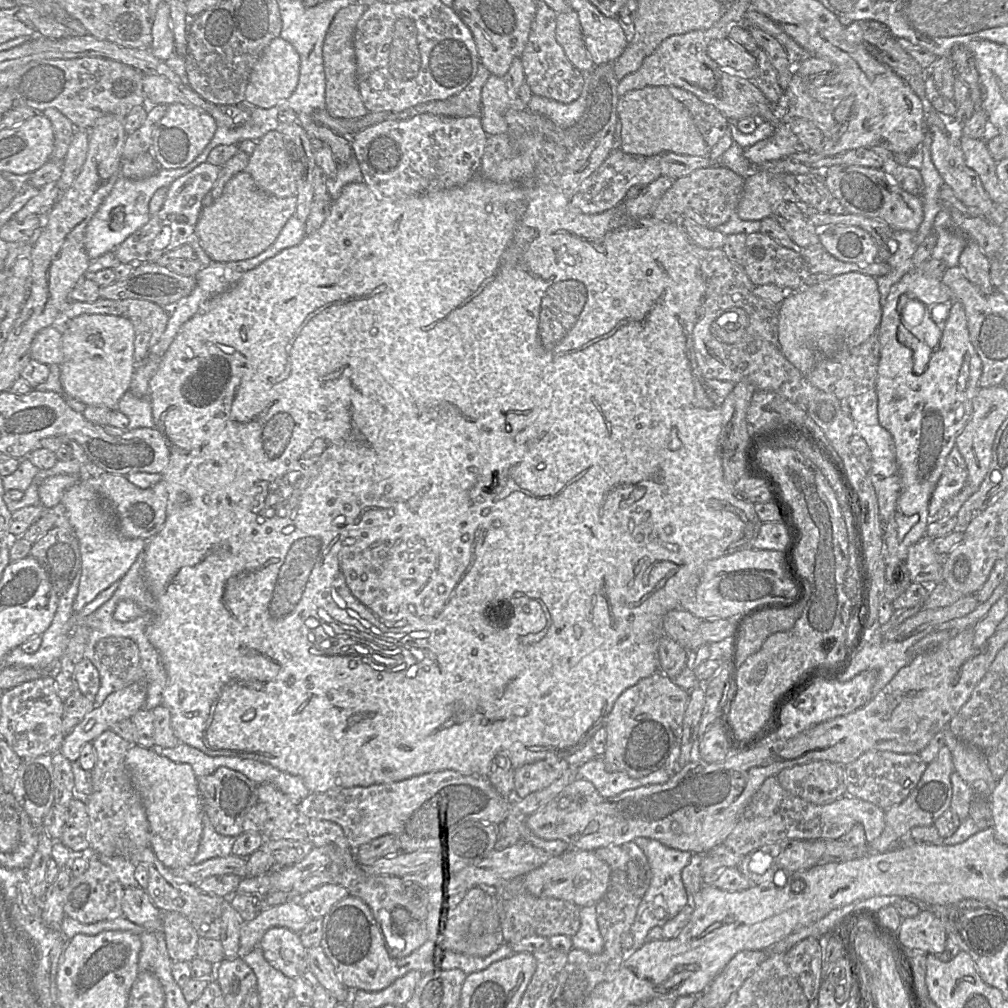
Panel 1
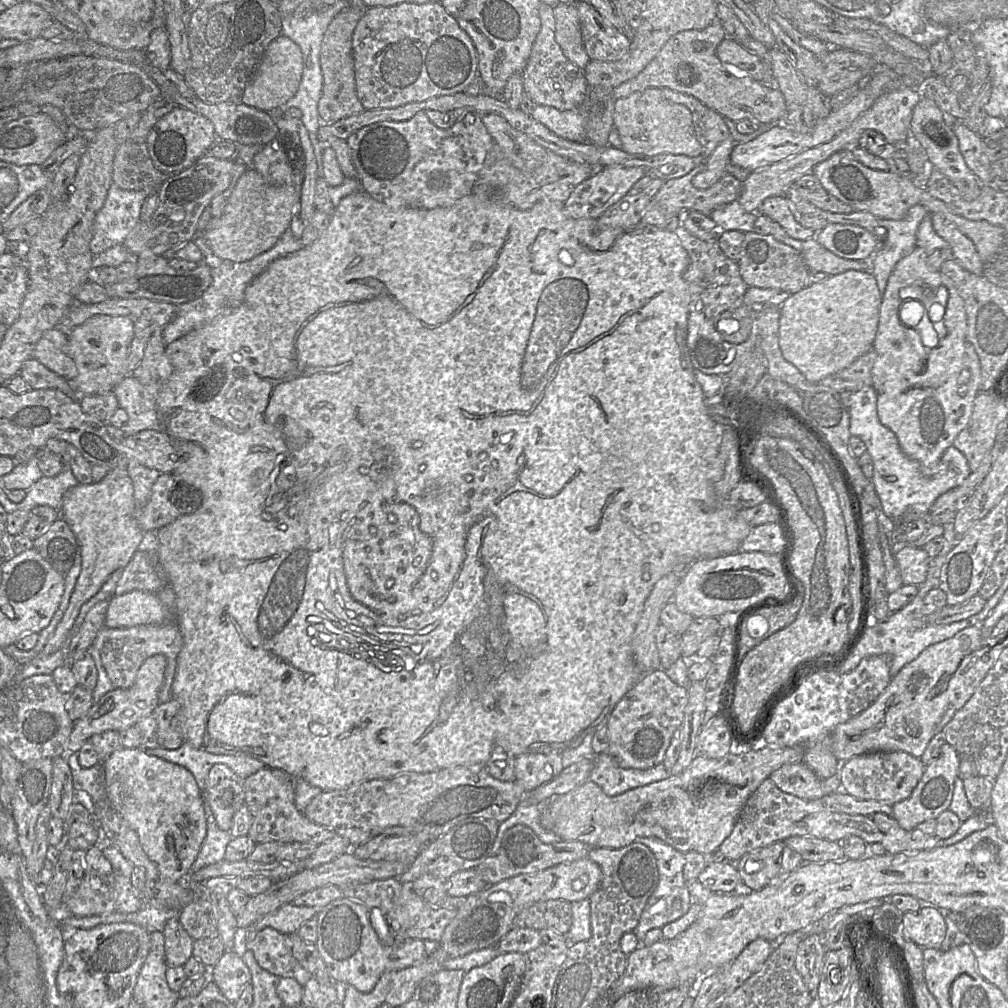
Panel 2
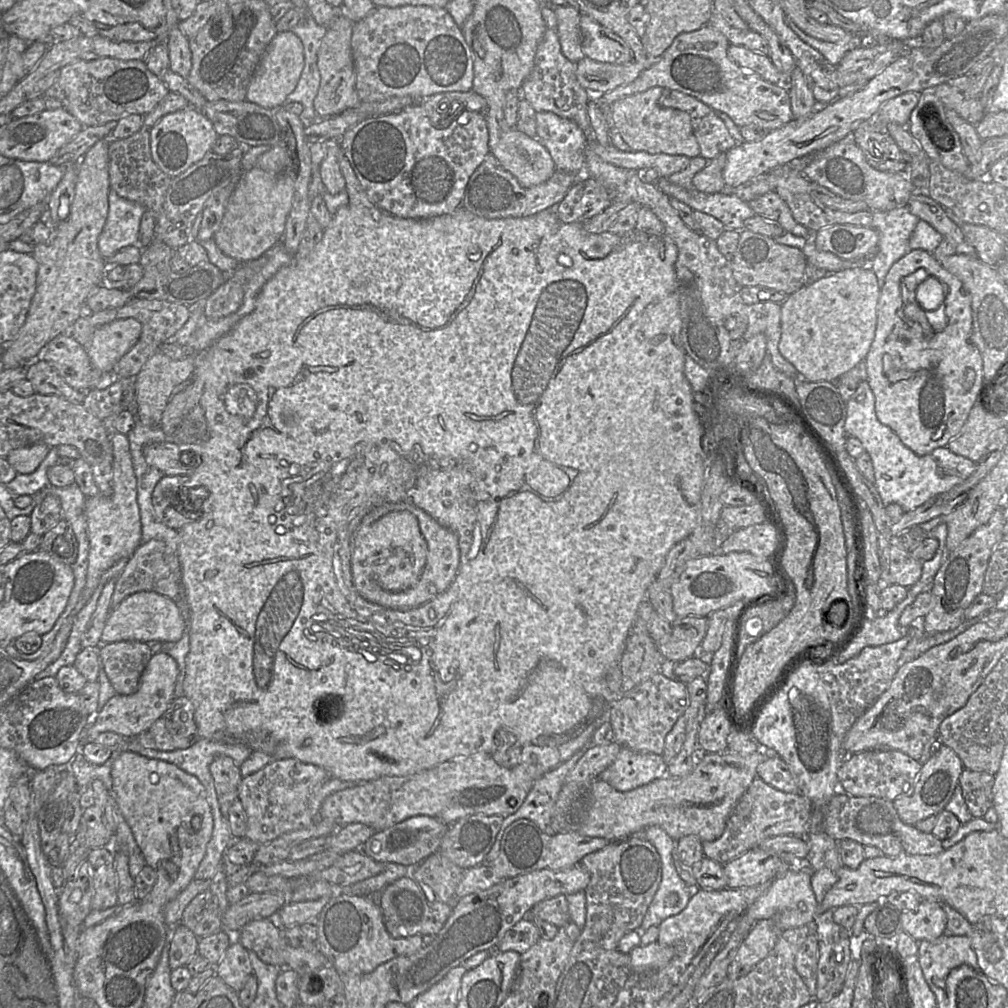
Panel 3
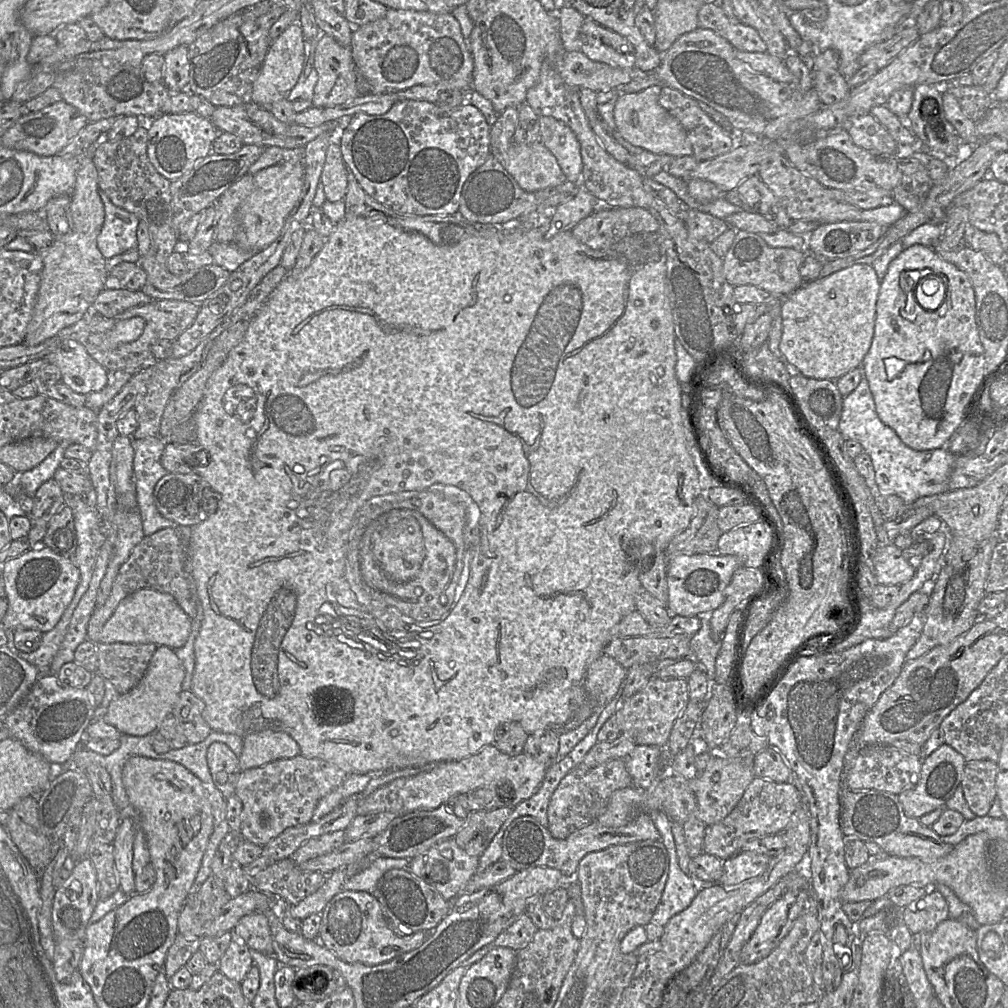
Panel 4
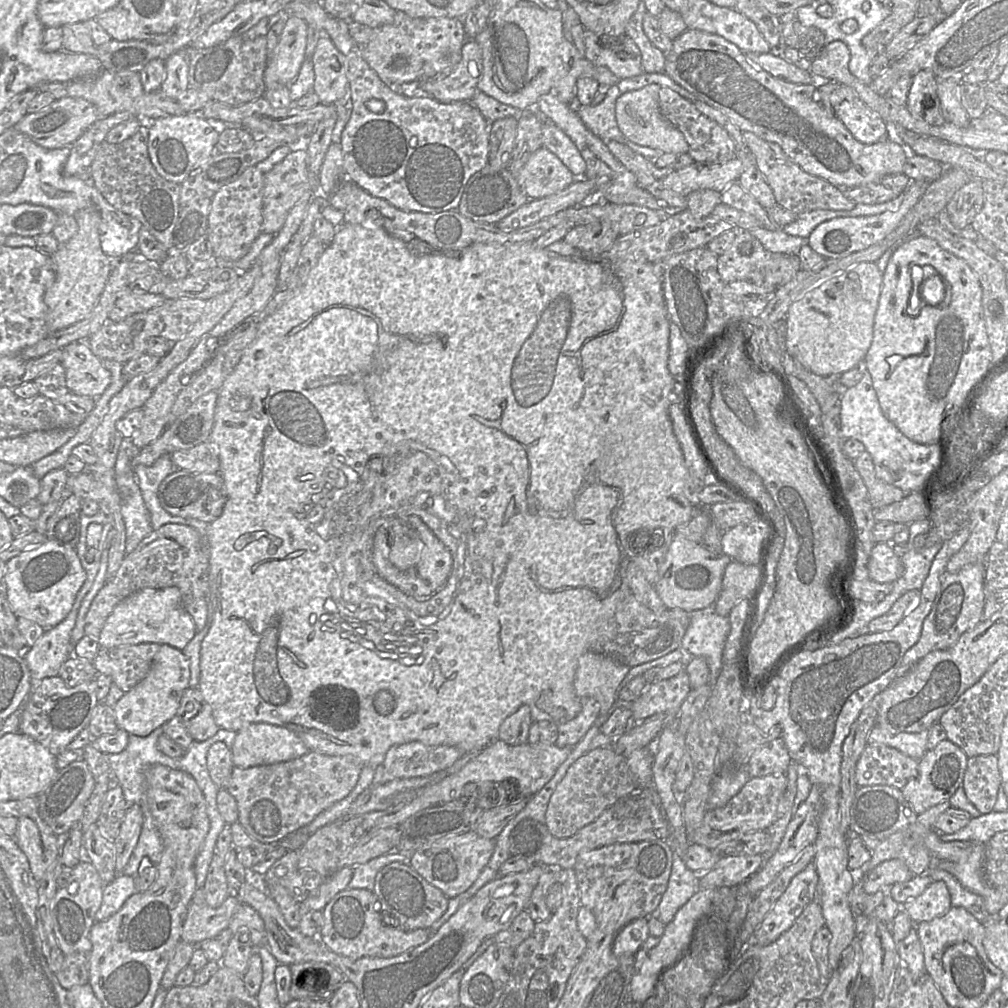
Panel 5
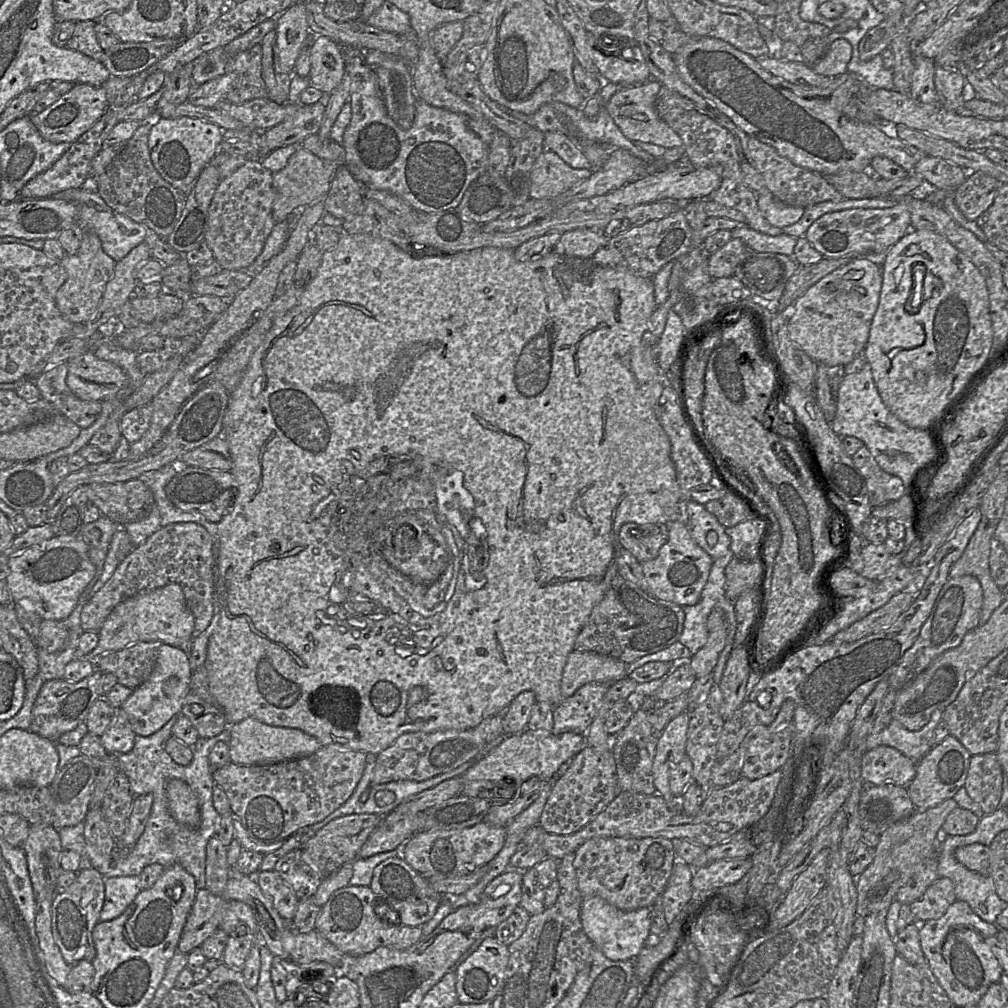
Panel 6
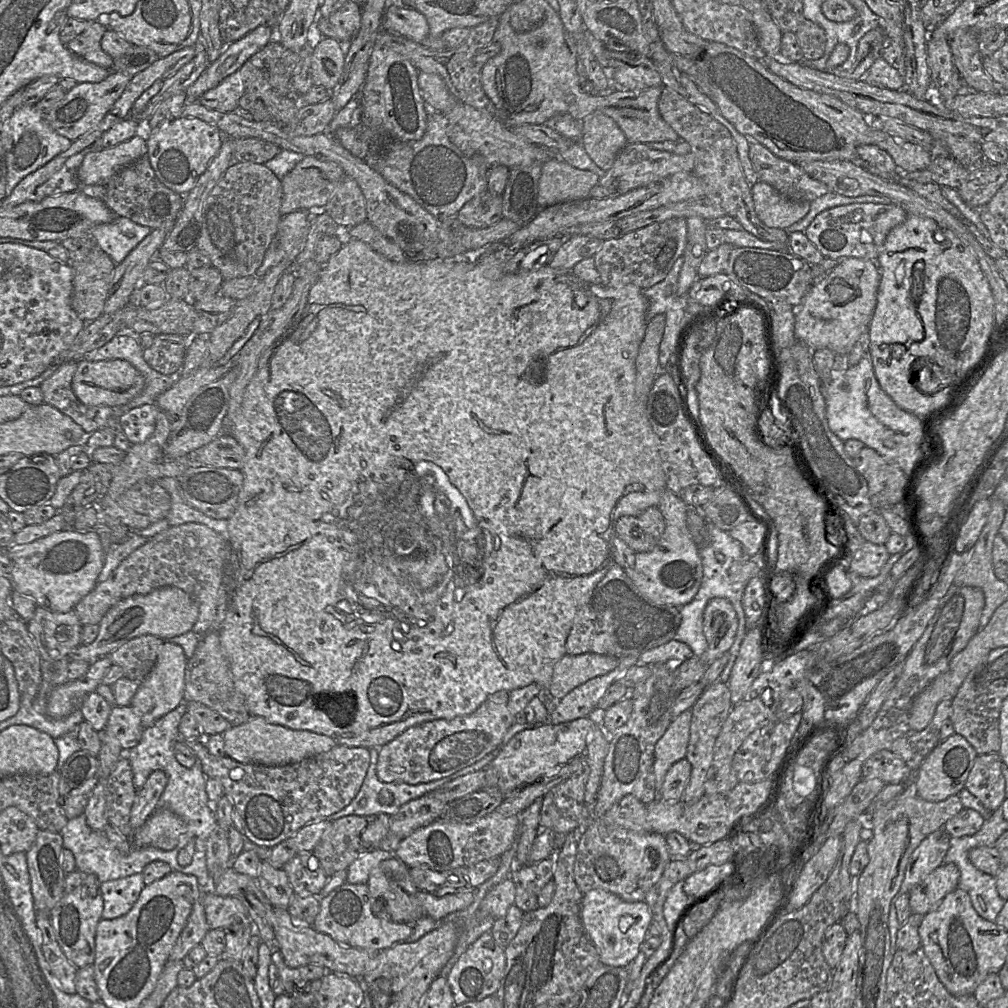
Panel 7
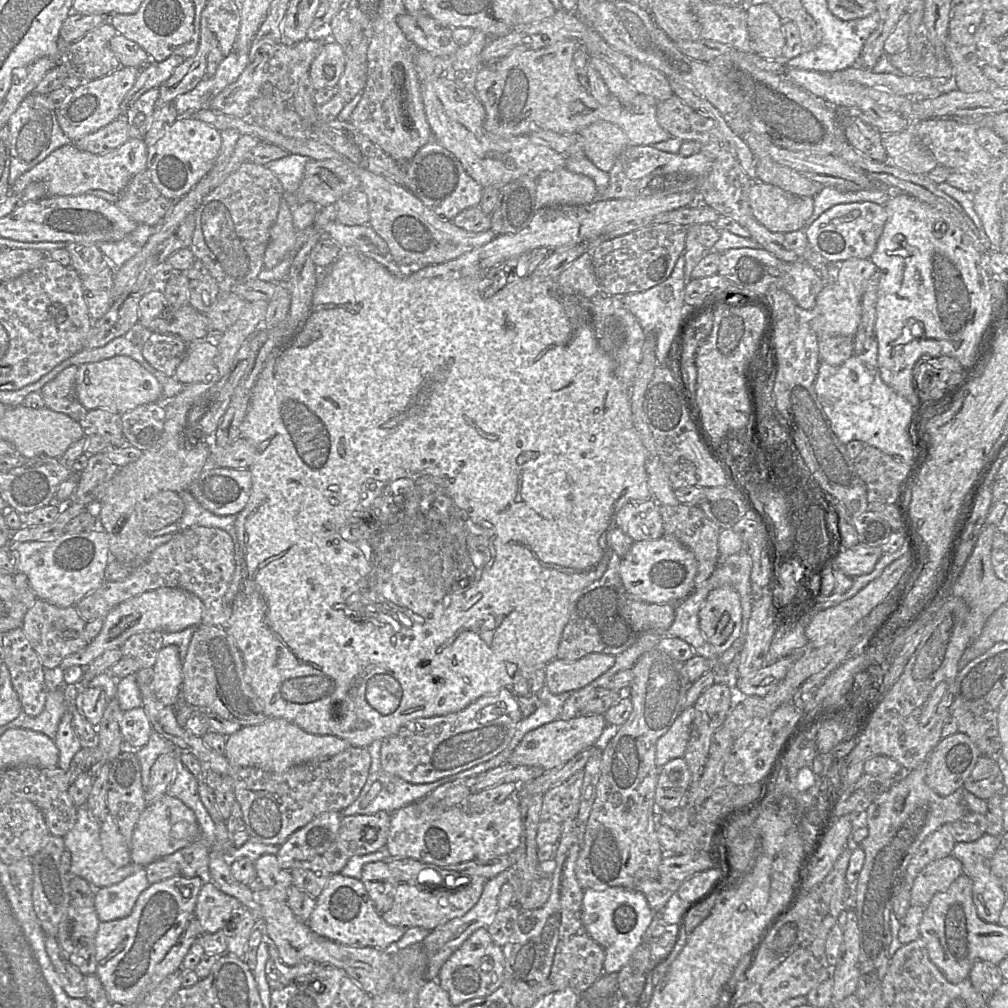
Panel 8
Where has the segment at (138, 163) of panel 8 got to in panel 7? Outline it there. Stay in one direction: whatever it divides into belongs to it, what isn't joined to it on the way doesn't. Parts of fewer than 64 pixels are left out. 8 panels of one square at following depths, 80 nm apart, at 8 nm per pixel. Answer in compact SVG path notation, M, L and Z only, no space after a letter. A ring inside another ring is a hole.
M140 133L116 146L102 149L100 151L89 152L88 154L86 154L77 170L79 189L81 185L105 186L105 184L121 169L134 163L140 157L147 154L147 140L148 135Z

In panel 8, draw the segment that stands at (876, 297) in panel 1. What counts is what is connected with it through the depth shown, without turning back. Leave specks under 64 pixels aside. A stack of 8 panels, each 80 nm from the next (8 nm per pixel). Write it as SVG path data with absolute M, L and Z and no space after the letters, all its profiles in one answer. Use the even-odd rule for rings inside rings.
M850 258L842 262L837 275L837 280L833 283L826 283L824 288L817 296L815 306L807 312L807 321L819 339L833 336L855 336L861 318L862 295L865 291L868 280L877 271L877 266L870 258Z

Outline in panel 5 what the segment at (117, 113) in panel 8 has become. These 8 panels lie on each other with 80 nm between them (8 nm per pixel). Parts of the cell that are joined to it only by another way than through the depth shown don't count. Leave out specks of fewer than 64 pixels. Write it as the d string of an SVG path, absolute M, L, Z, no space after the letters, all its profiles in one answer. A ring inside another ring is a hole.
M66 96L37 113L27 114L13 127L43 148L59 149L72 146L97 119L99 114L92 103L83 98Z

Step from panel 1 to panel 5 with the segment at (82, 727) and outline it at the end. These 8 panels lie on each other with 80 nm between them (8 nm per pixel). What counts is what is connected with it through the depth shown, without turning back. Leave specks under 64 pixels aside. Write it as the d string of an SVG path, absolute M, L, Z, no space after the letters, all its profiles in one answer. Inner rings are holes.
M167 644L160 645L147 676L113 707L118 729L129 735L146 737L176 716L183 692L189 688L189 661L182 651Z

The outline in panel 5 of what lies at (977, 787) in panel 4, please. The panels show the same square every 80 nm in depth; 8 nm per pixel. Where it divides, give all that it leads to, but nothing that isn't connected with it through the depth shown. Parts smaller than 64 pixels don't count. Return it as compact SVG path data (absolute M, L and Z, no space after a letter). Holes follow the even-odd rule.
M979 755L968 758L962 787L964 788L967 799L980 811L981 814L989 814L993 811L1000 784L1001 775L996 755Z

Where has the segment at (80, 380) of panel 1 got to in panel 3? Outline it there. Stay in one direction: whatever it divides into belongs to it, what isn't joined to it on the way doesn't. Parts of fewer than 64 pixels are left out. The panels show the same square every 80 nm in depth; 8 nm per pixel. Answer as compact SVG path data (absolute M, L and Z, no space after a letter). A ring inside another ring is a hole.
M134 318L119 319L99 327L85 347L97 370L111 374L116 363L137 343L142 325Z

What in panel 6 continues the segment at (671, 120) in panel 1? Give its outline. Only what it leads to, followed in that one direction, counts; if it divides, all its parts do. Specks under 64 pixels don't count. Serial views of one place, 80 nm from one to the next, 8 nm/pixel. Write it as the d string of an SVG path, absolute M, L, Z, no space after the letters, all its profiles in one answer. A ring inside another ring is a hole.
M649 80L641 85L623 88L610 98L605 108L623 135L632 142L652 143L666 149L682 147L681 137L657 114L655 100L661 86L656 80Z

